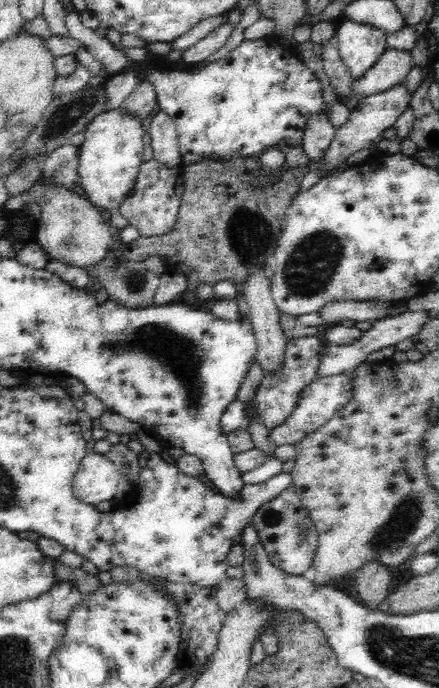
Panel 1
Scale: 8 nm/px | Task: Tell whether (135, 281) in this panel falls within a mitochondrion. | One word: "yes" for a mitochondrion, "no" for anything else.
yes

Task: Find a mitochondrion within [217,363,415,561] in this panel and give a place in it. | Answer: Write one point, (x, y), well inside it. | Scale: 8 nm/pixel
(271, 520)

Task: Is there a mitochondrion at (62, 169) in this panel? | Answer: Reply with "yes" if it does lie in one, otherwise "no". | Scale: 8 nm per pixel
yes

